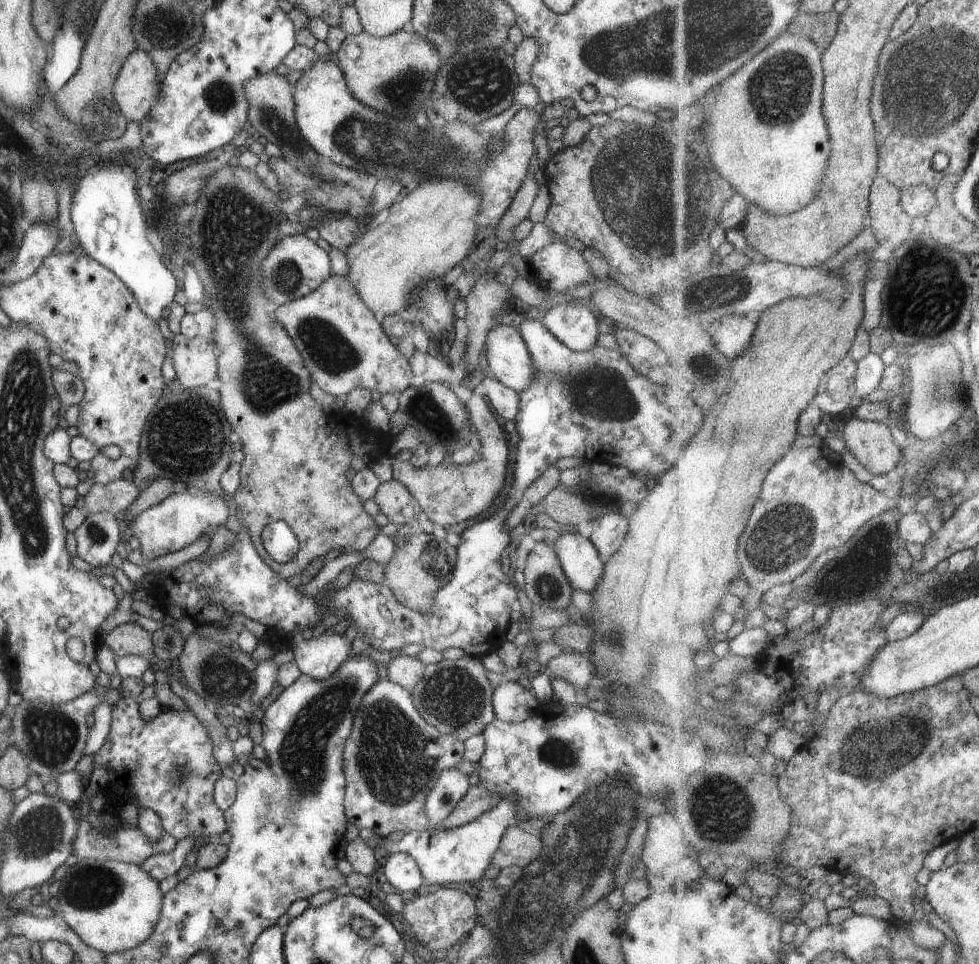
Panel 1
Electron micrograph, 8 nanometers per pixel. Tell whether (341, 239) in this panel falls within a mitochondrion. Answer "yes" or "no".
no

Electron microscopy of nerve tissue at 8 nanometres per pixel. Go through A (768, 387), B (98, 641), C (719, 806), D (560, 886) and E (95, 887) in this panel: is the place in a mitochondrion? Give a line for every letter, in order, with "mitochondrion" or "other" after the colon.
A: other
B: other
C: mitochondrion
D: mitochondrion
E: mitochondrion

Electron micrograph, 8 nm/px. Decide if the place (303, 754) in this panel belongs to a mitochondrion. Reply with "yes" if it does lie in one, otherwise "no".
yes

